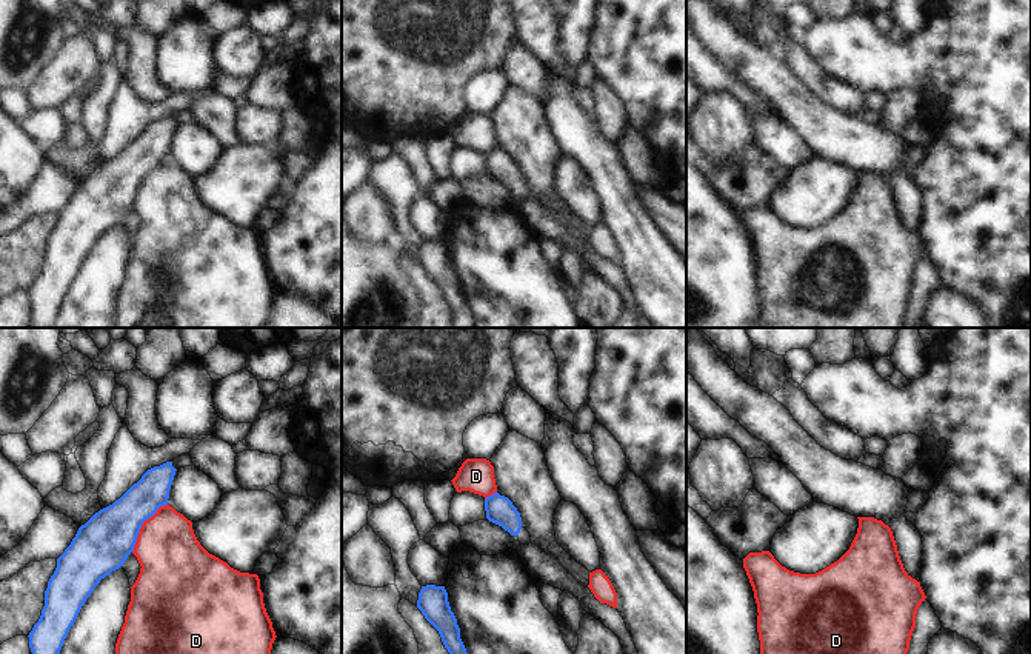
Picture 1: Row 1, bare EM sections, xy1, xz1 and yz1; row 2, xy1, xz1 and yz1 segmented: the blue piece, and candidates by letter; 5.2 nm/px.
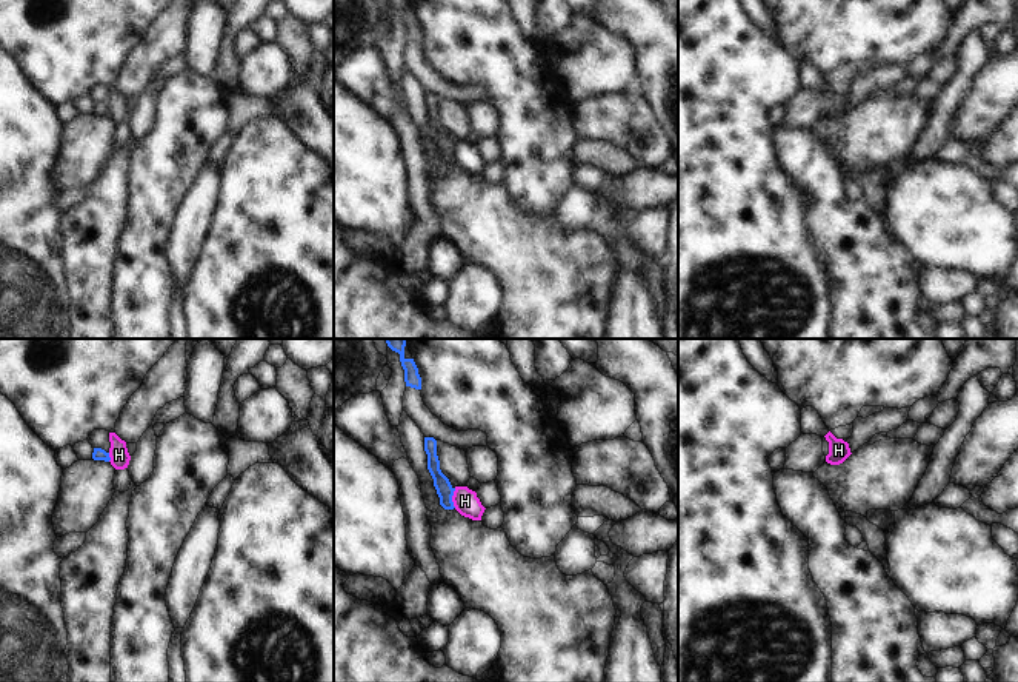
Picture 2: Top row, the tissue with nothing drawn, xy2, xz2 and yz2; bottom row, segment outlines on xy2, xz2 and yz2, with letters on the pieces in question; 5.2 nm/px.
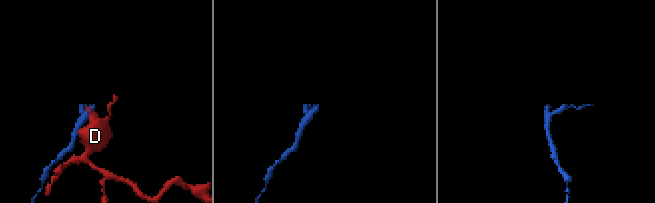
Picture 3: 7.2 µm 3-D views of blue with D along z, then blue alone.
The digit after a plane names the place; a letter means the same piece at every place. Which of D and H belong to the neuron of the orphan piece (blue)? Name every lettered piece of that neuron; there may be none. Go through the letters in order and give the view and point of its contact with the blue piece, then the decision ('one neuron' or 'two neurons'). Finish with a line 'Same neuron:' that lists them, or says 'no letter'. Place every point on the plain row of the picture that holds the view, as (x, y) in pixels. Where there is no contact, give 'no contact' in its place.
D: contact xy1 (142, 179); two neurons
H: contact xz2 (451, 153); two neurons
Same neuron: no letter

